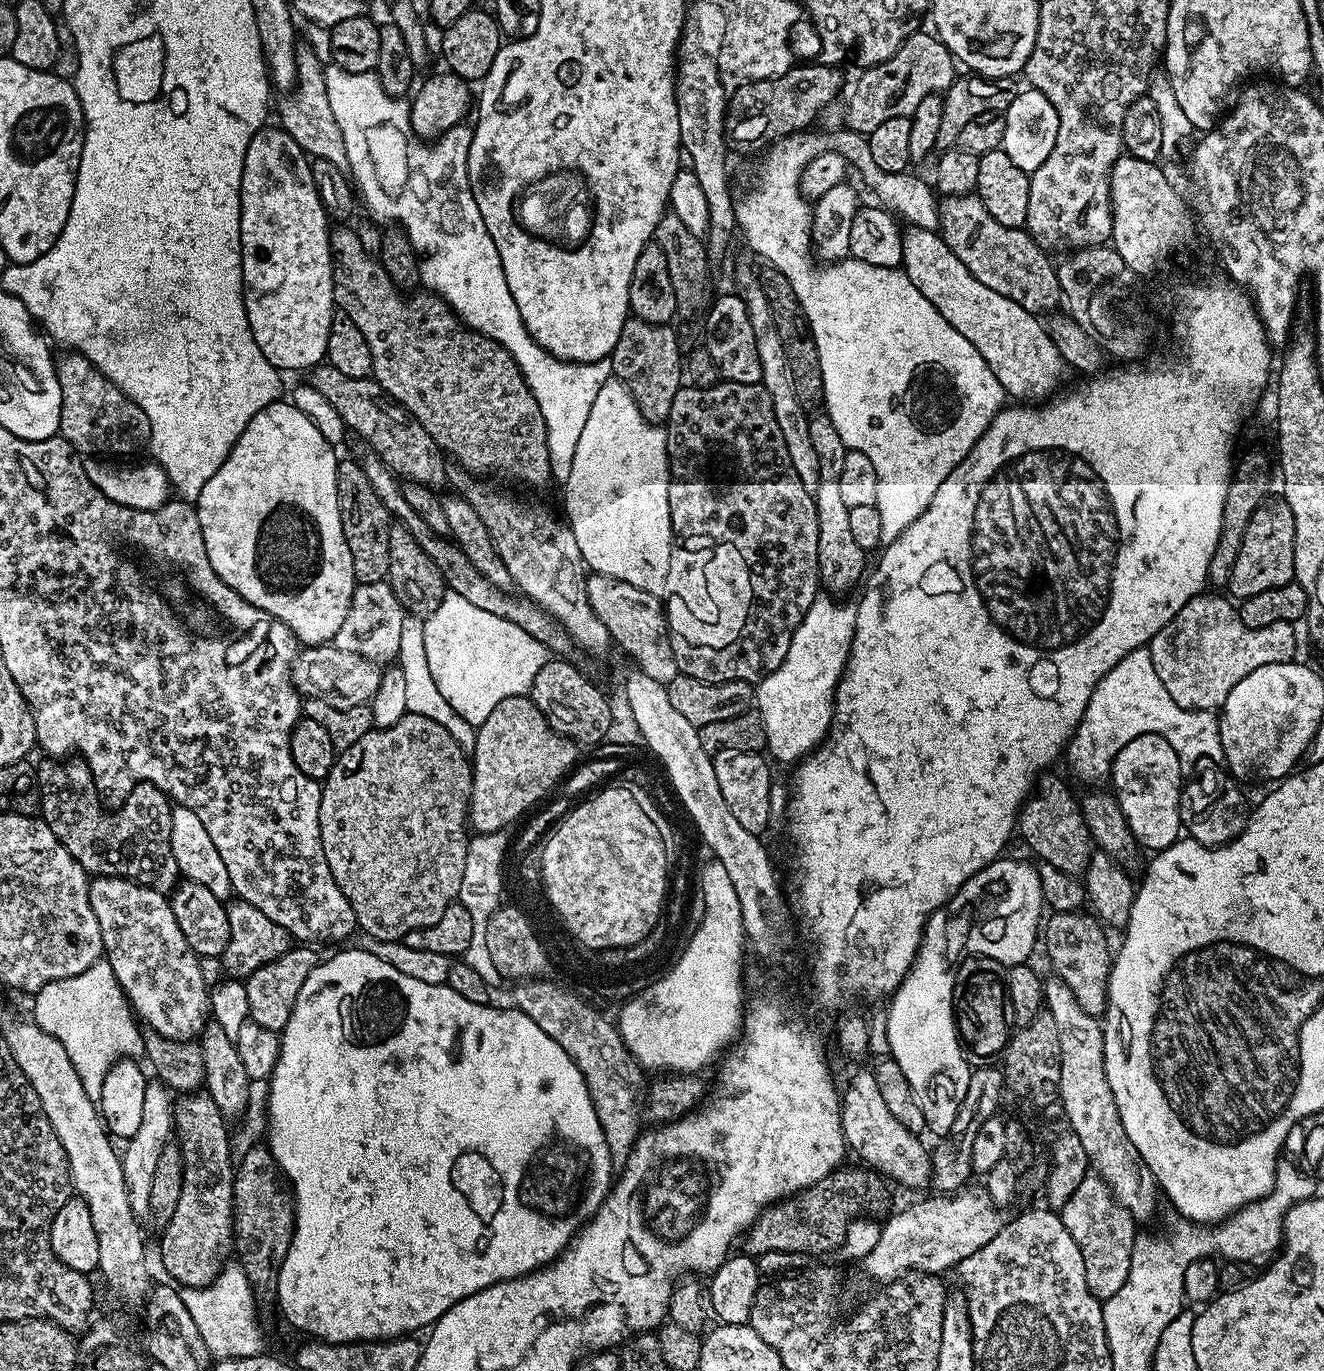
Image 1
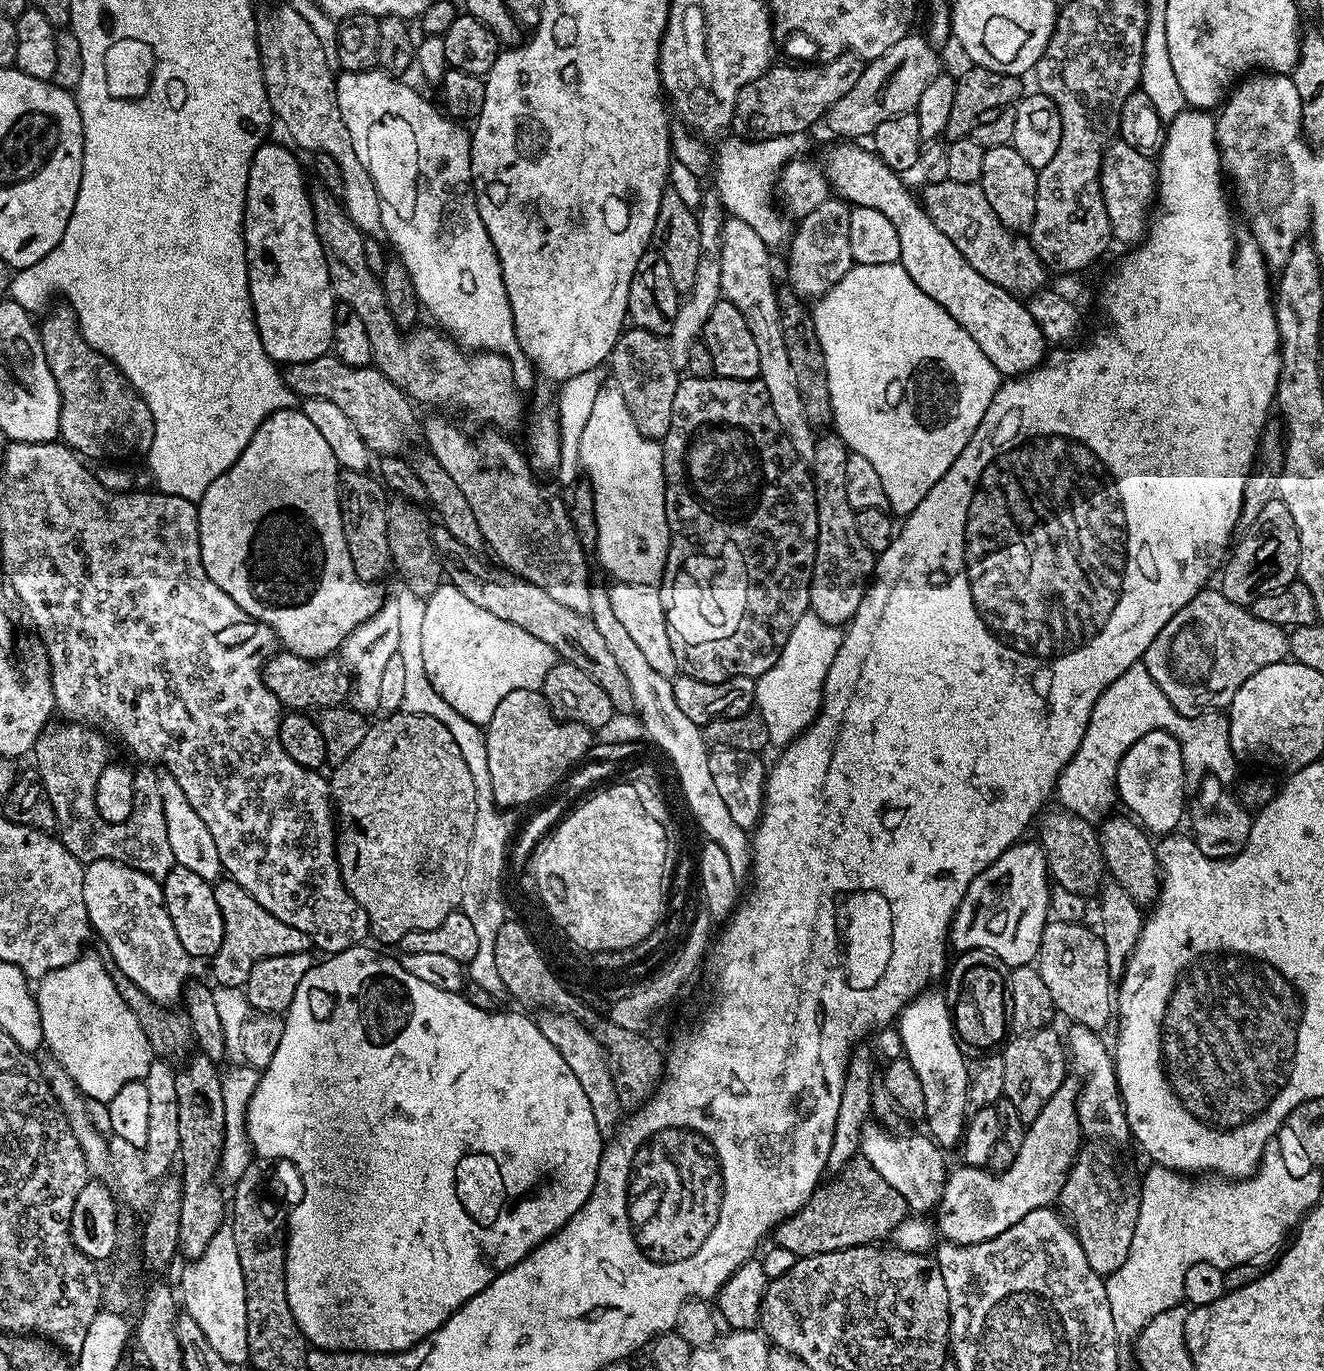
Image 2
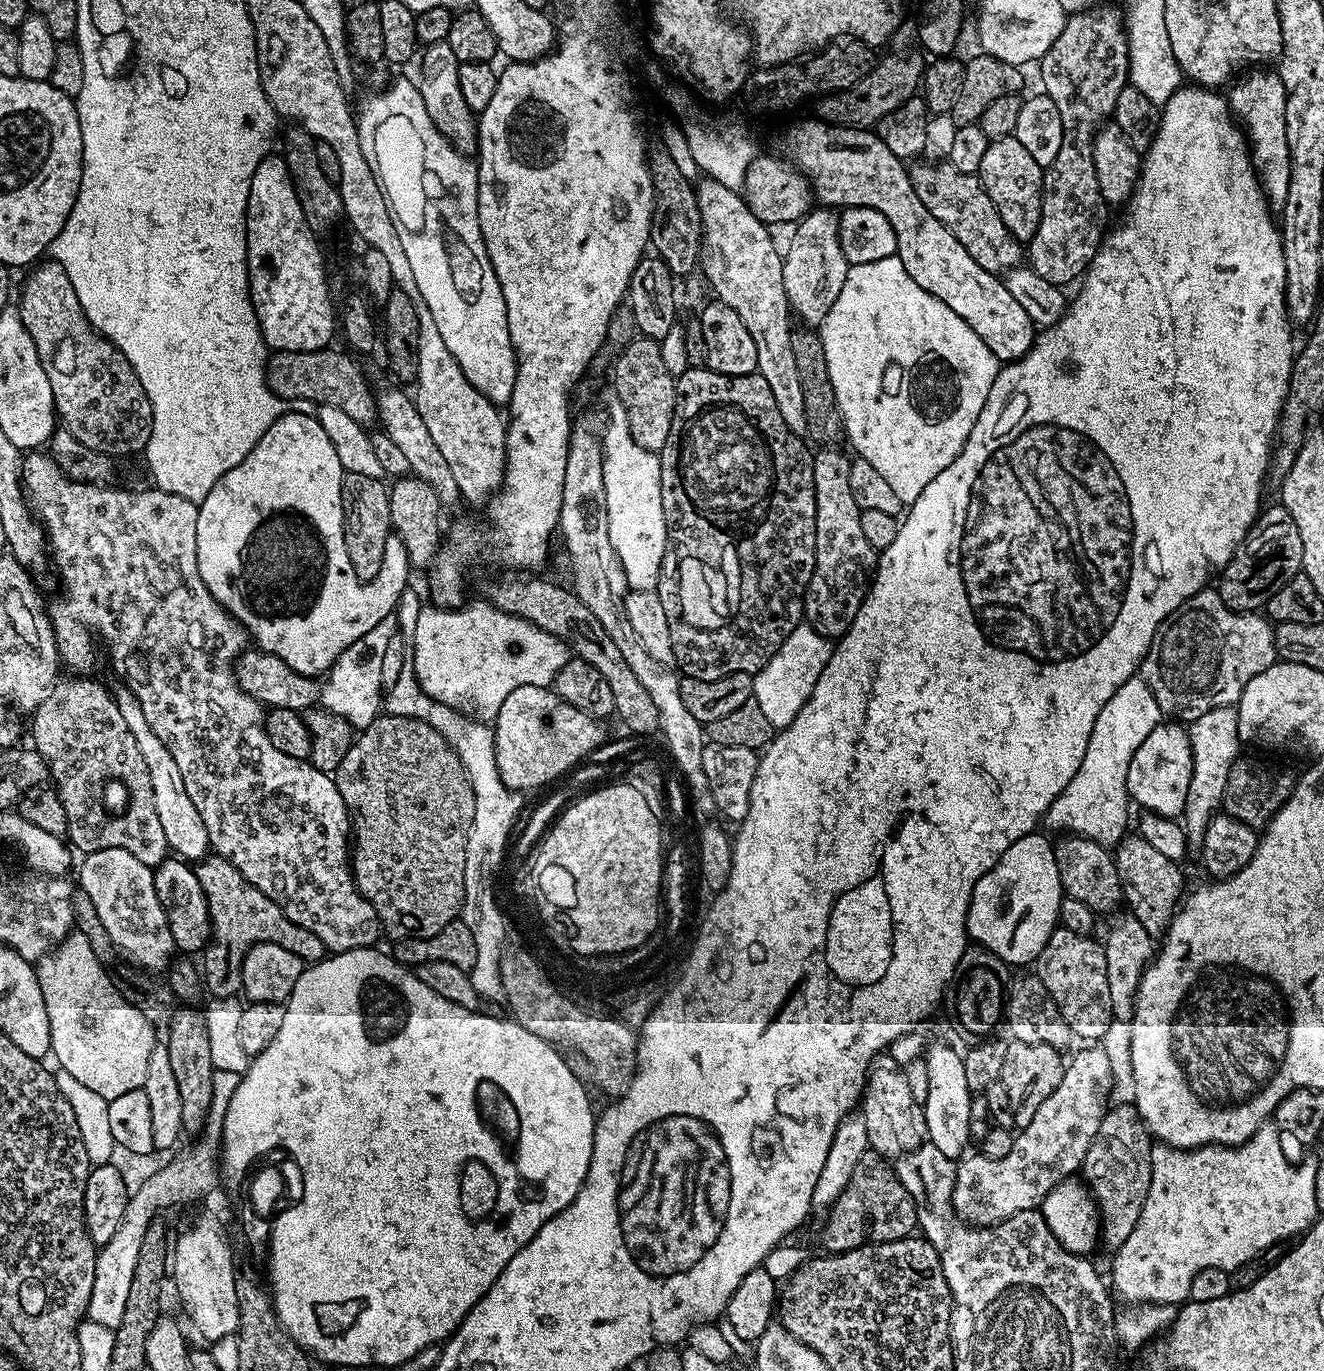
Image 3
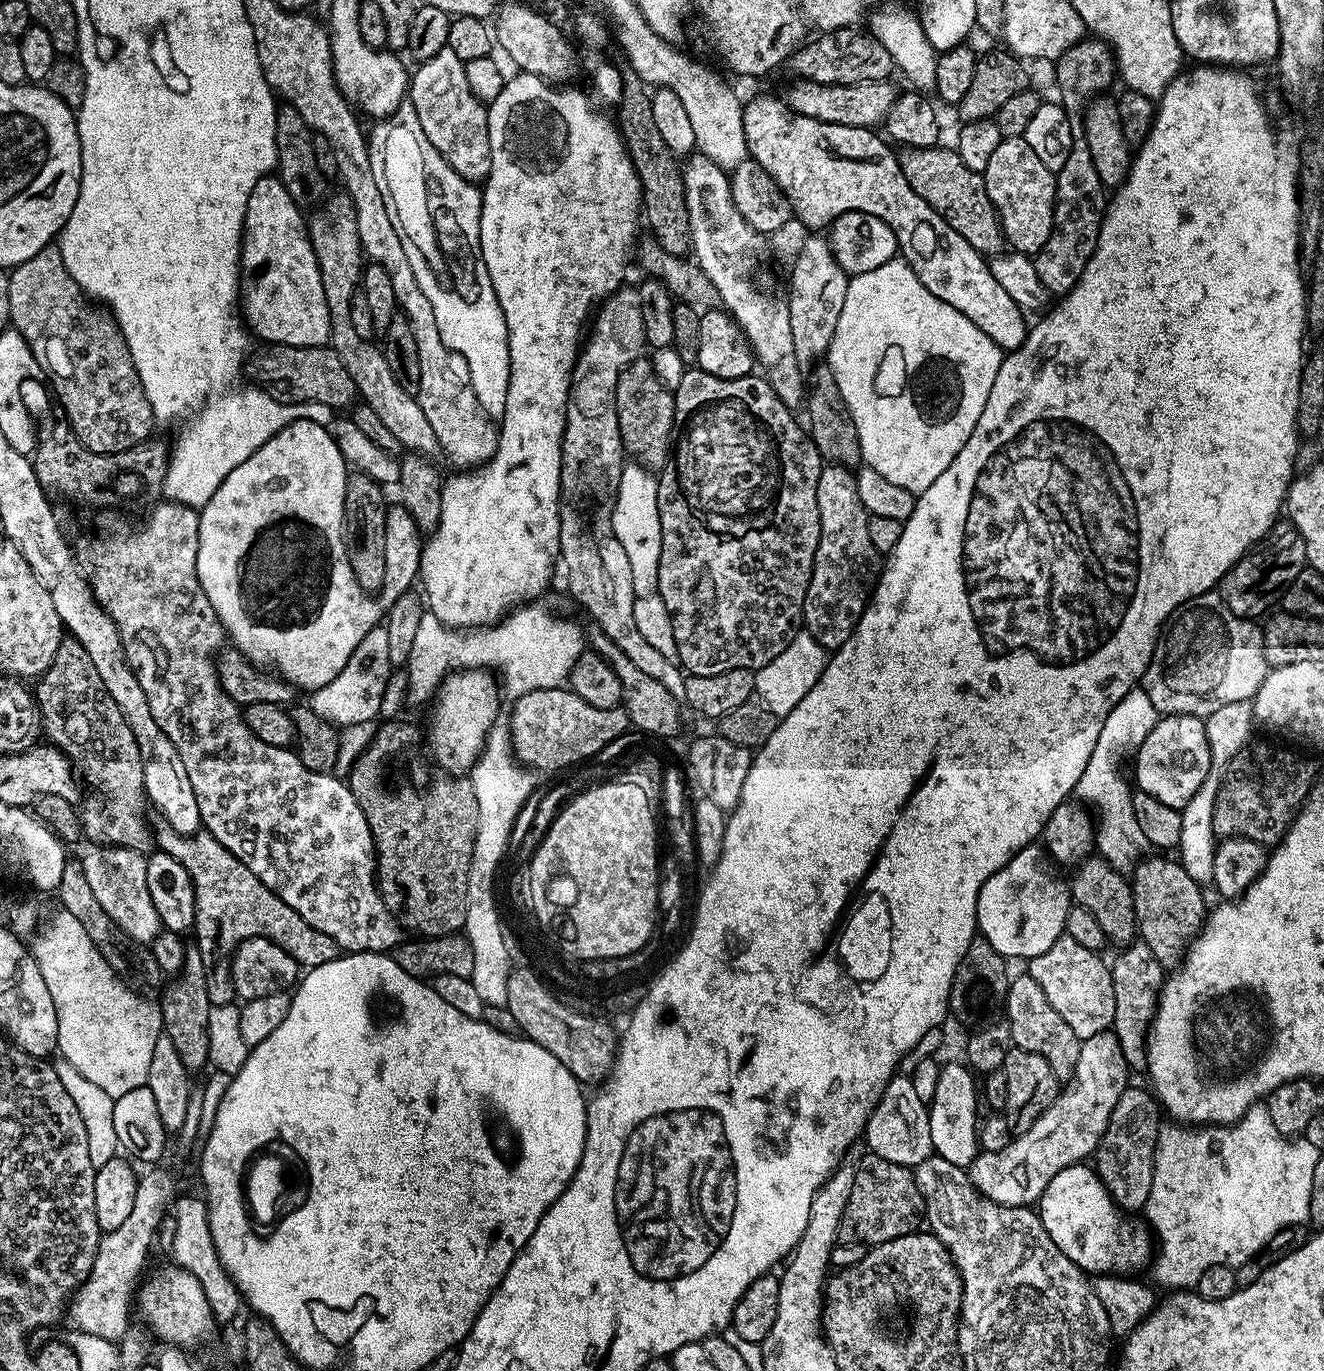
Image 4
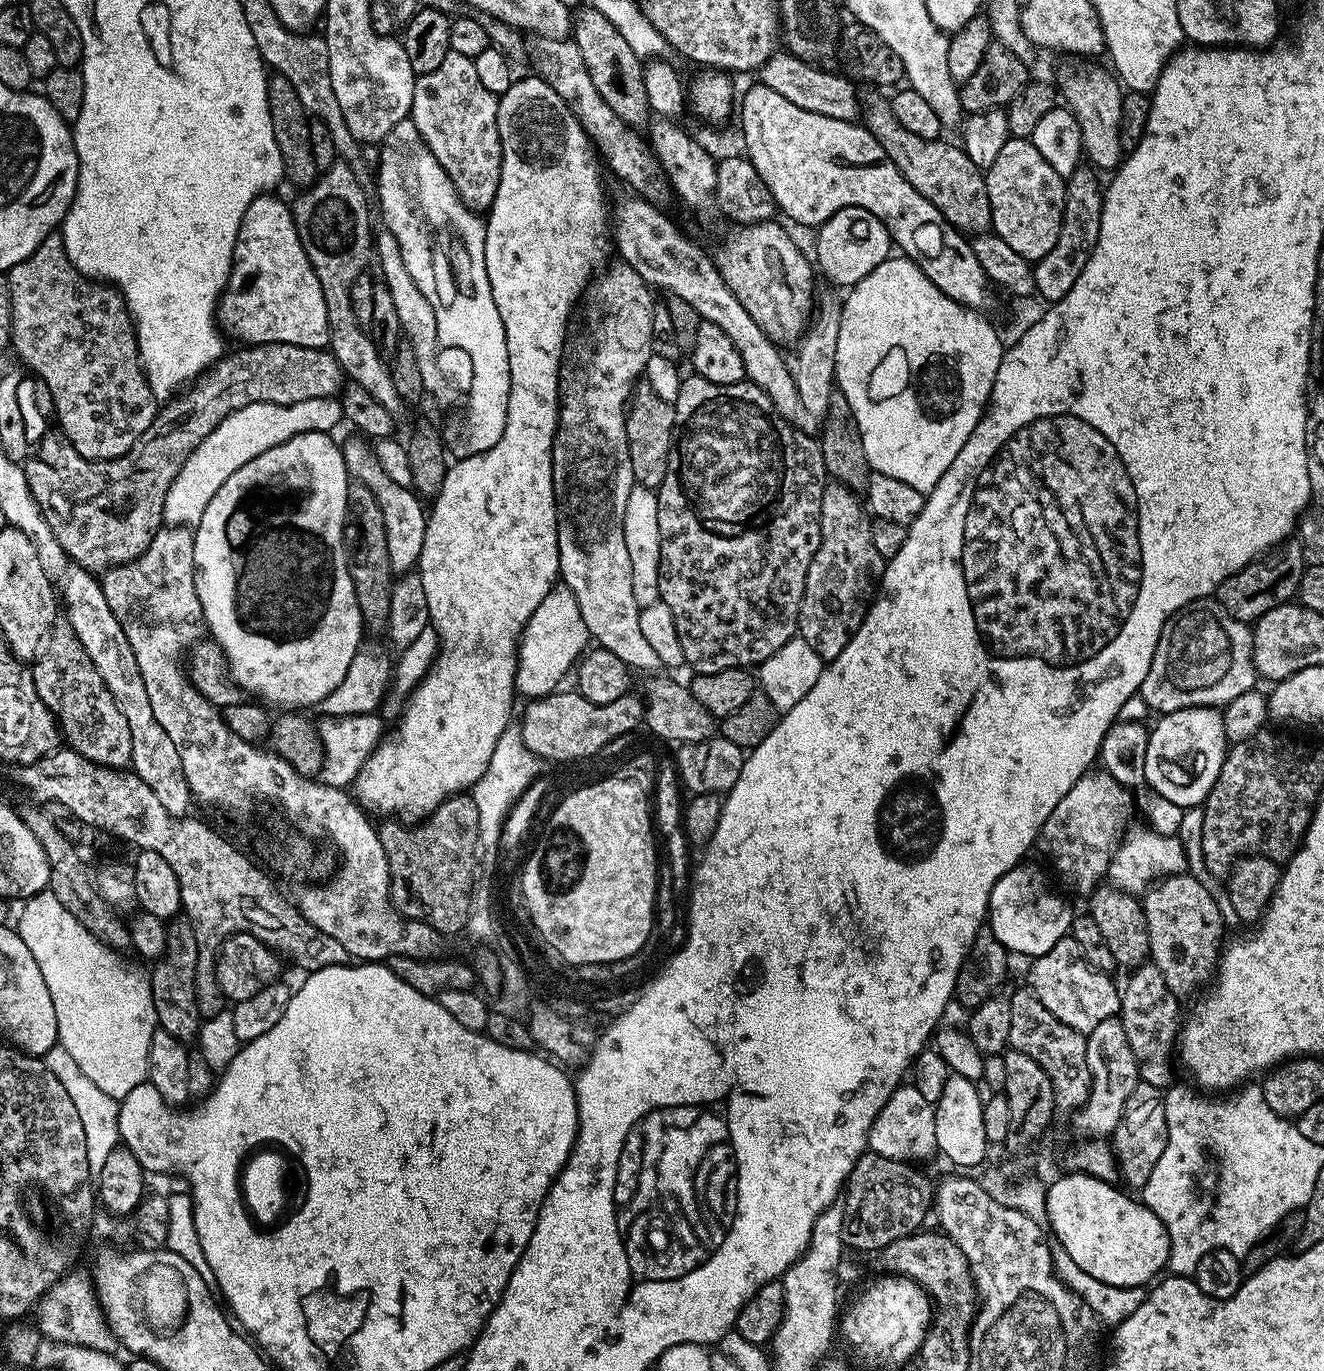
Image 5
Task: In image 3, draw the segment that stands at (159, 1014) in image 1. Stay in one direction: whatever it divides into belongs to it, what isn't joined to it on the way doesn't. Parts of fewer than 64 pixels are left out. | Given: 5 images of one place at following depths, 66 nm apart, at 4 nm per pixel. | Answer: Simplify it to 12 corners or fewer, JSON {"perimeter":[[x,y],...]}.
{"perimeter":[[89,852],[77,885],[116,948],[167,969],[176,947],[154,870]]}

